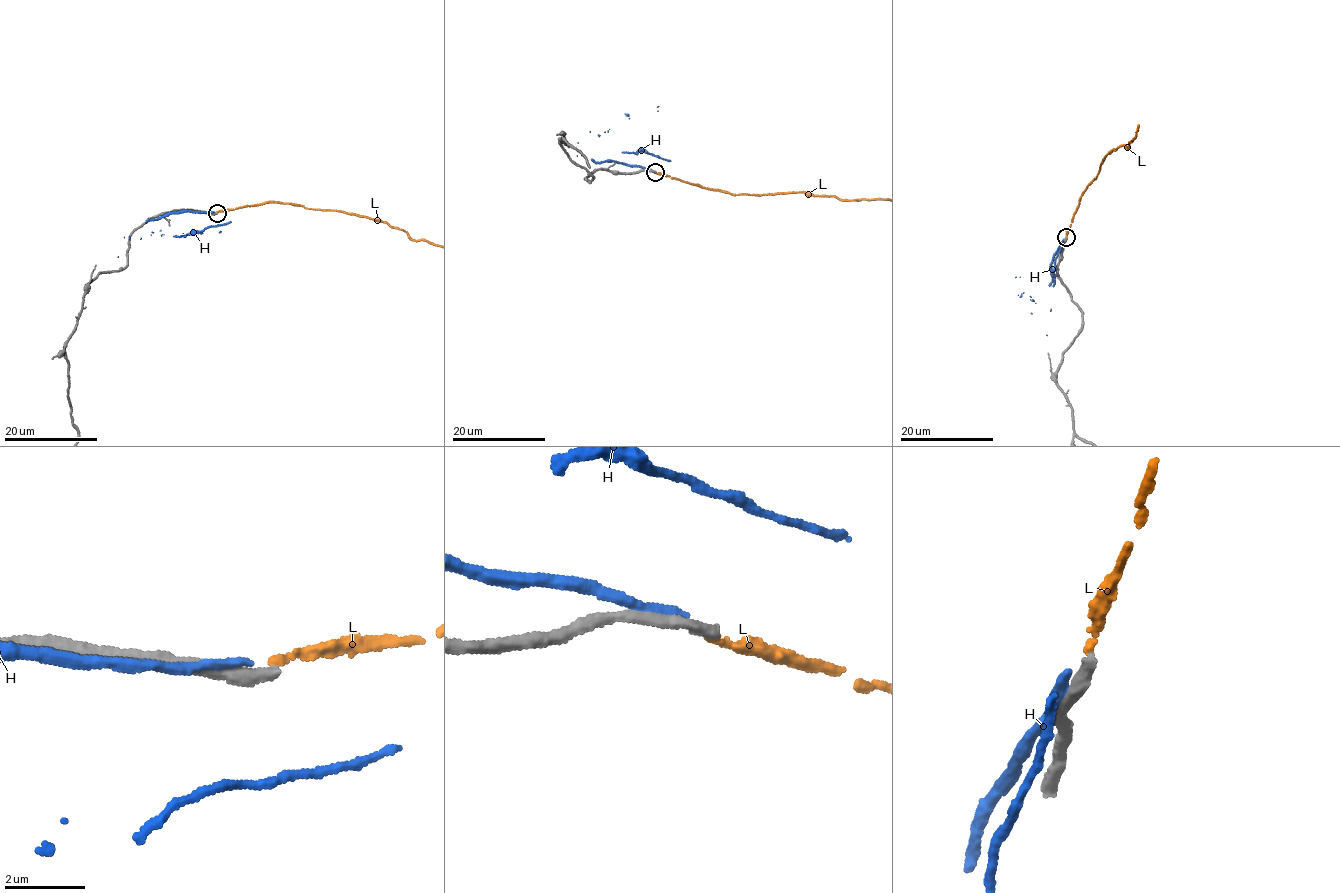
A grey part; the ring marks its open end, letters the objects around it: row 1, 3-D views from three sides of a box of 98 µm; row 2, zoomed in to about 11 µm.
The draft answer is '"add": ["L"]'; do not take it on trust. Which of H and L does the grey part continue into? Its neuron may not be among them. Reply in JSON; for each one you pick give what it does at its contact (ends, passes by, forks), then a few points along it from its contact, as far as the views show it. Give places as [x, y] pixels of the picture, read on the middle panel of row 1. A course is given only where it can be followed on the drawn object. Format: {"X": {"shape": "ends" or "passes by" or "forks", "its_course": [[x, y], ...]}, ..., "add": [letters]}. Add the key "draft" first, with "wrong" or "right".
{"draft": "wrong", "add": []}

